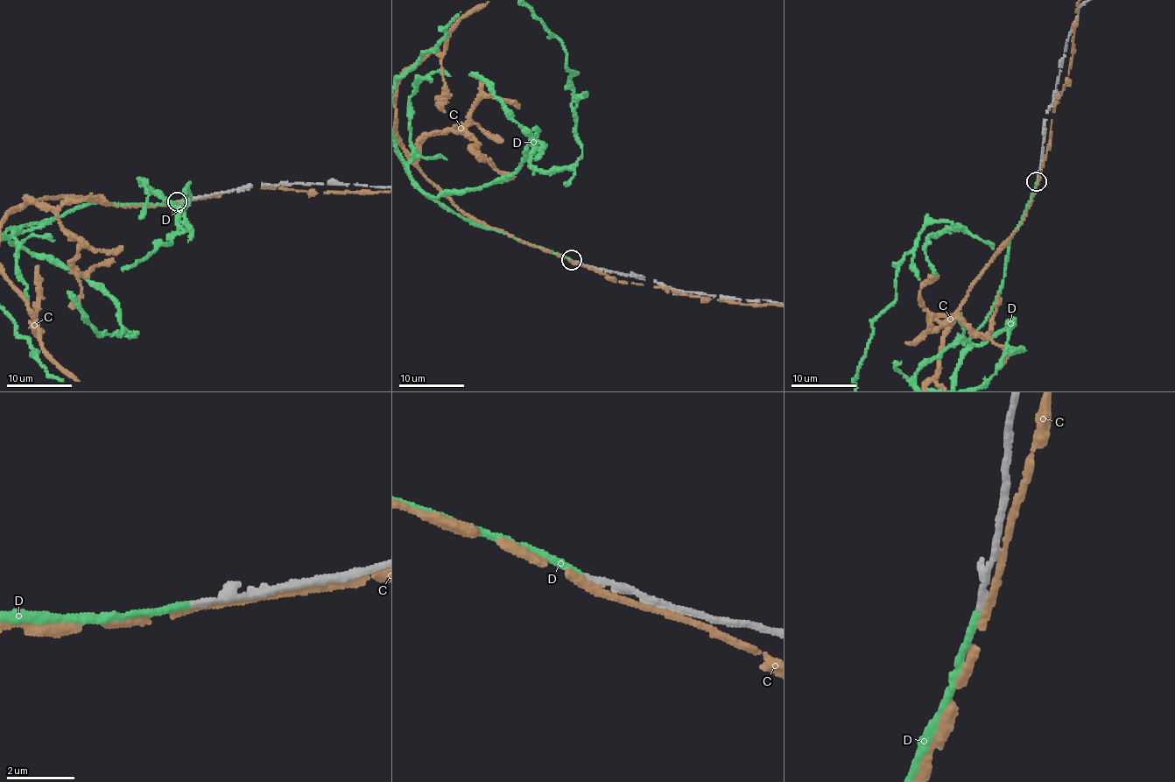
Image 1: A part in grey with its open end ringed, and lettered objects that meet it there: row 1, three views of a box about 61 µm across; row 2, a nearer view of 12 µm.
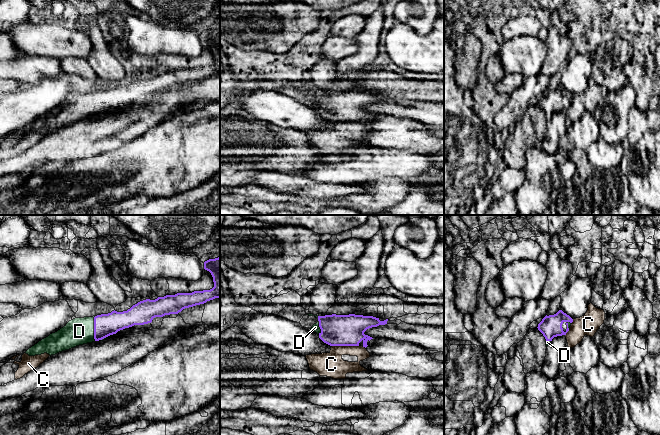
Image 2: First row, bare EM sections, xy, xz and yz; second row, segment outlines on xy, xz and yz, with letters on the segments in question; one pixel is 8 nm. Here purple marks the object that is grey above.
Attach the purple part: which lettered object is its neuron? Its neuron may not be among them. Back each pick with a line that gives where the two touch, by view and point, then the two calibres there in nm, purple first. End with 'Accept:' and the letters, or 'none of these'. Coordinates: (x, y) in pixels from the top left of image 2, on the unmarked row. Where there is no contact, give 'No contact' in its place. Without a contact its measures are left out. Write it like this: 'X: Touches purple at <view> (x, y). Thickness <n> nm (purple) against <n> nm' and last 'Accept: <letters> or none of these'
D: Touches purple at xy (94, 104). Thickness 180 nm (purple) against 220 nm
Accept: D

